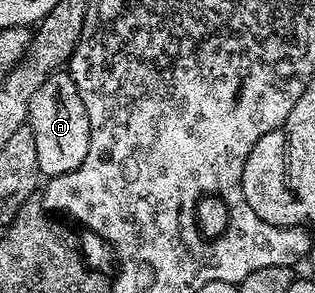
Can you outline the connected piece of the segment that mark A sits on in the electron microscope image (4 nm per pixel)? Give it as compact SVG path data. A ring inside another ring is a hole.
M58 72L47 76L47 80L39 84L35 96L31 96L27 125L31 132L35 132L35 152L39 155L42 175L54 178L79 168L79 164L87 160L87 148L91 140L87 108L72 74Z

